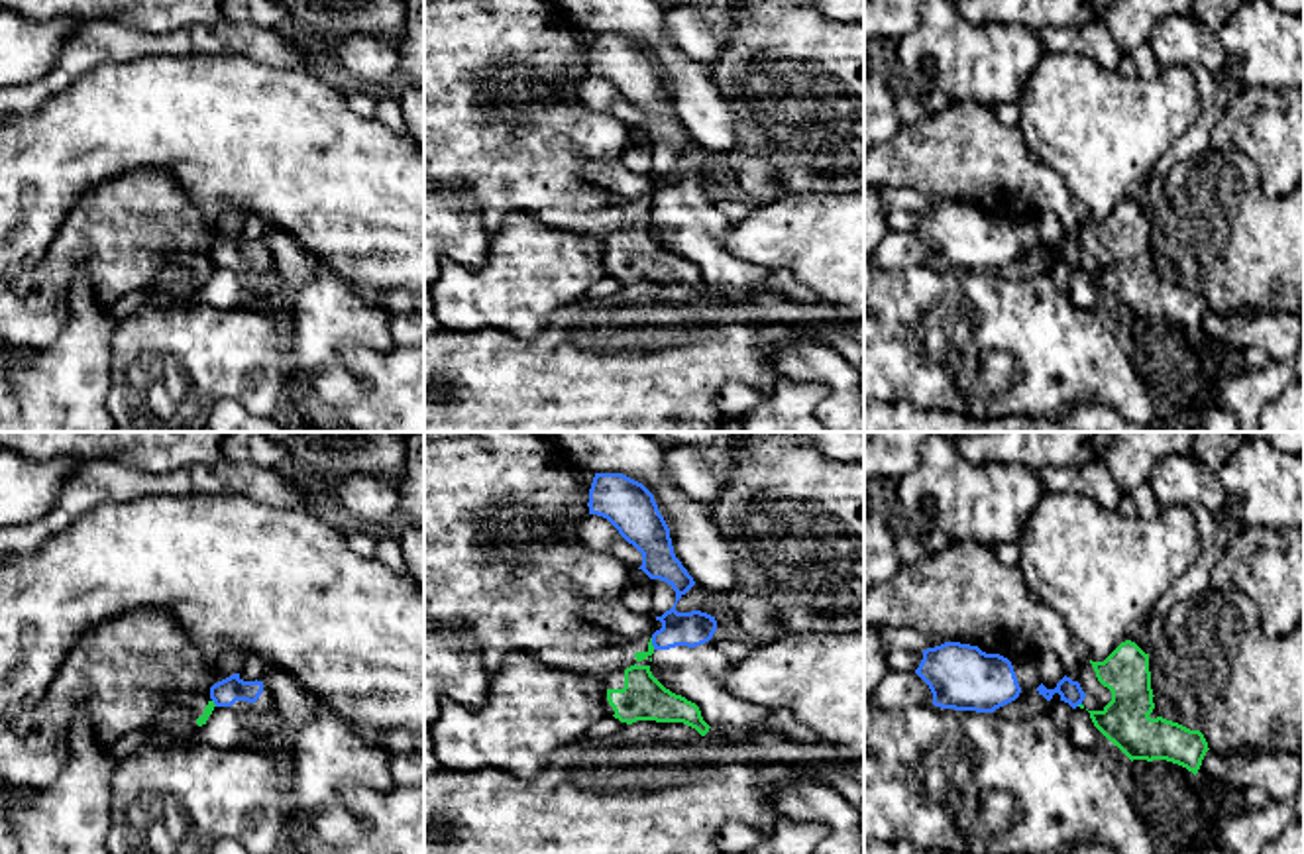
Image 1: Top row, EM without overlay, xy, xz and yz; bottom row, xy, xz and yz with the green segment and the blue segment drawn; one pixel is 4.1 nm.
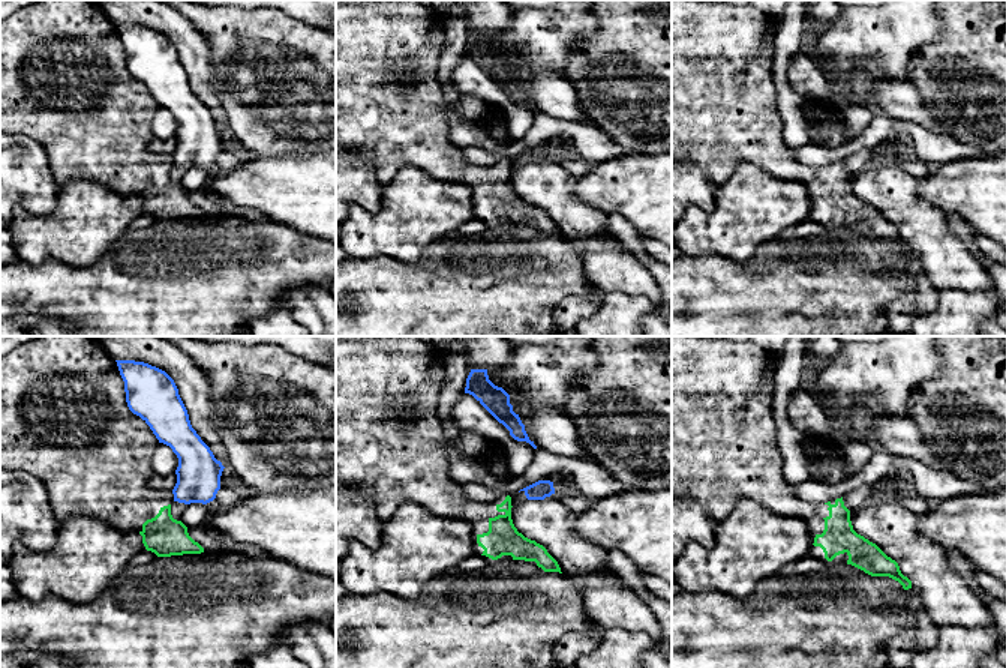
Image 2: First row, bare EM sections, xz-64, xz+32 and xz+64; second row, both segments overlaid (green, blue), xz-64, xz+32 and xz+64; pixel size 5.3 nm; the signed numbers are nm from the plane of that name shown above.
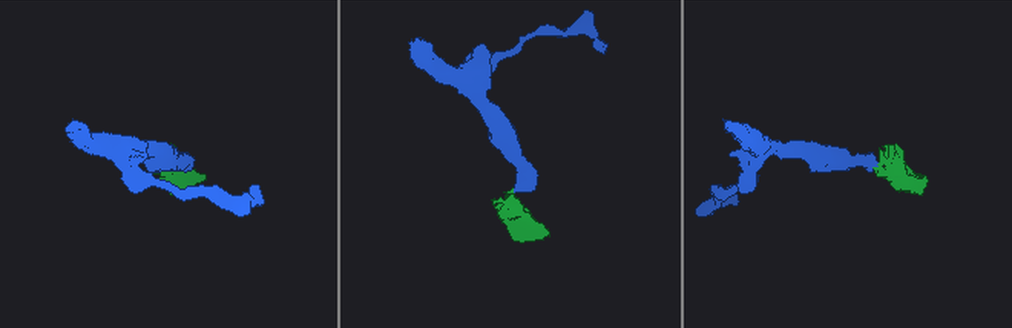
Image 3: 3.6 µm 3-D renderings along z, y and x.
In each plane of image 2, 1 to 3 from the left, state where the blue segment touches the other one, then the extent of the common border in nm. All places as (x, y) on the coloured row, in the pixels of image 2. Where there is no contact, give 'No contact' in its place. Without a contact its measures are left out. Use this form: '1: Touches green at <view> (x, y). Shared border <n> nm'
1: No contact
2: No contact
3: No contact

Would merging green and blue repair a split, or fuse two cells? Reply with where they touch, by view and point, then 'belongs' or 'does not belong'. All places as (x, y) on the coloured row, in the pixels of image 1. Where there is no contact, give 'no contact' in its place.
xz (651, 644) | does not belong

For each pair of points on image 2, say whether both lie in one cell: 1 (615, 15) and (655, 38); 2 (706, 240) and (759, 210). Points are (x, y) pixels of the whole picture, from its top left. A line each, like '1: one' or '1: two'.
1: one
2: one

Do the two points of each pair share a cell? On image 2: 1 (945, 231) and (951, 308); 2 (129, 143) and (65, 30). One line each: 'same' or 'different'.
1: different
2: same

